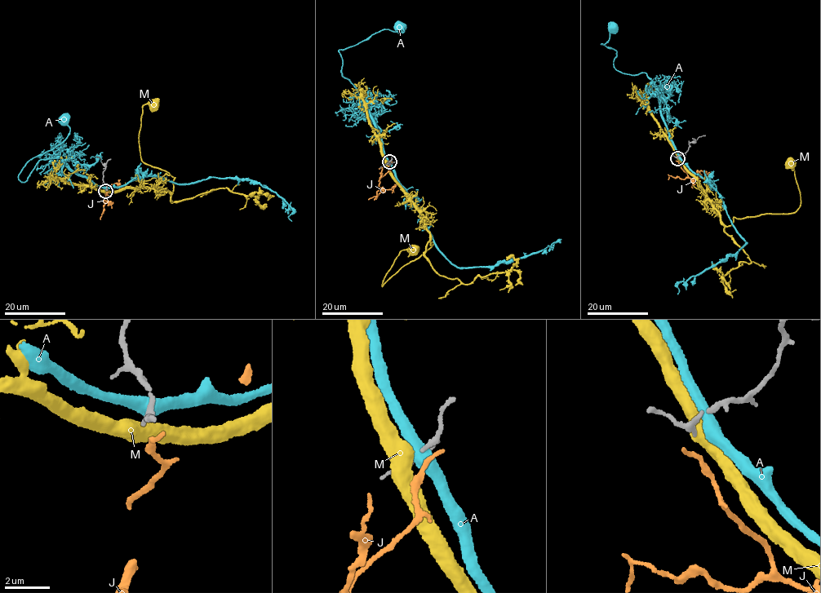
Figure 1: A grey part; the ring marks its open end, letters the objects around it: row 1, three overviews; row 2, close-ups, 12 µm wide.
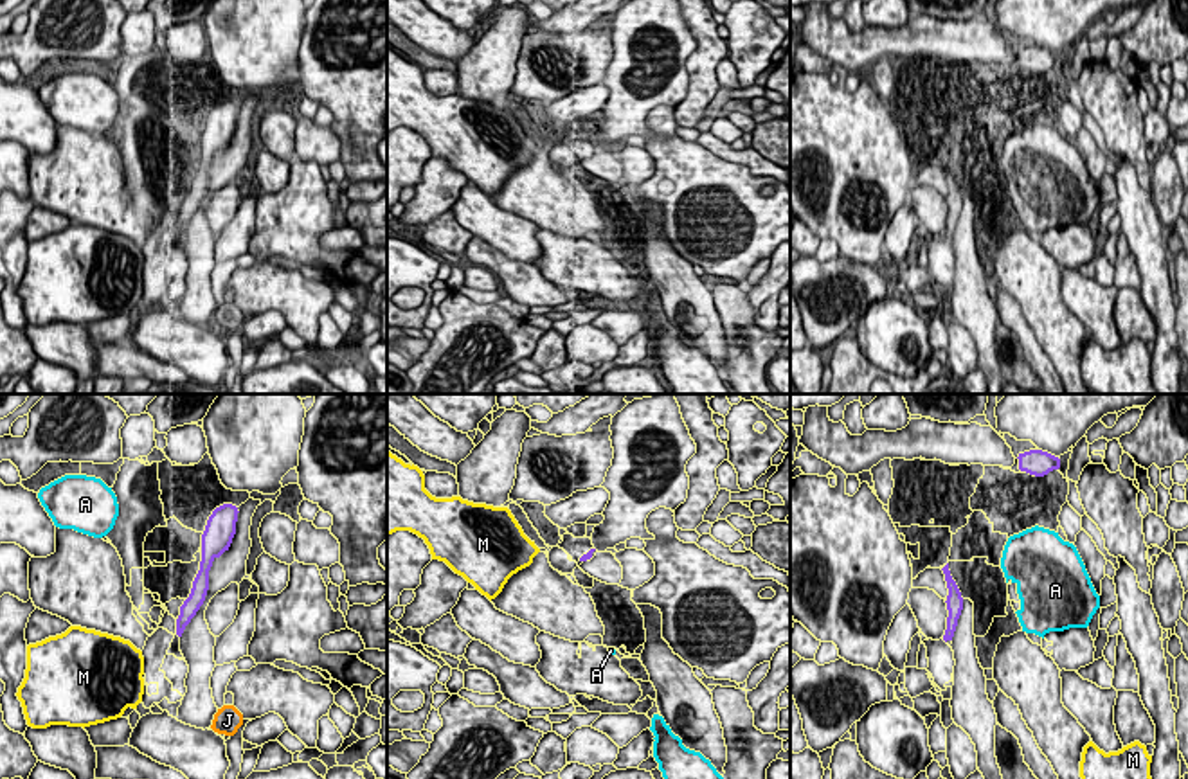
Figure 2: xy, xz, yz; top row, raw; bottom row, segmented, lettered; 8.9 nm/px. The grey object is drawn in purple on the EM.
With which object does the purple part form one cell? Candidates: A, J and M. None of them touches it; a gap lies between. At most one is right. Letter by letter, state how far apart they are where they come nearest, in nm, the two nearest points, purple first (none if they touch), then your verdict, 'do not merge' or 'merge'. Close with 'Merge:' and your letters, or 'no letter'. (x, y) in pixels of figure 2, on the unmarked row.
A: 420 nm | yz (960, 189), (1005, 173) | do not merge
J: 750 nm | xy (180, 232), (224, 303) | do not merge
M: 360 nm | xy (177, 231), (141, 249) | do not merge
Merge: no letter

